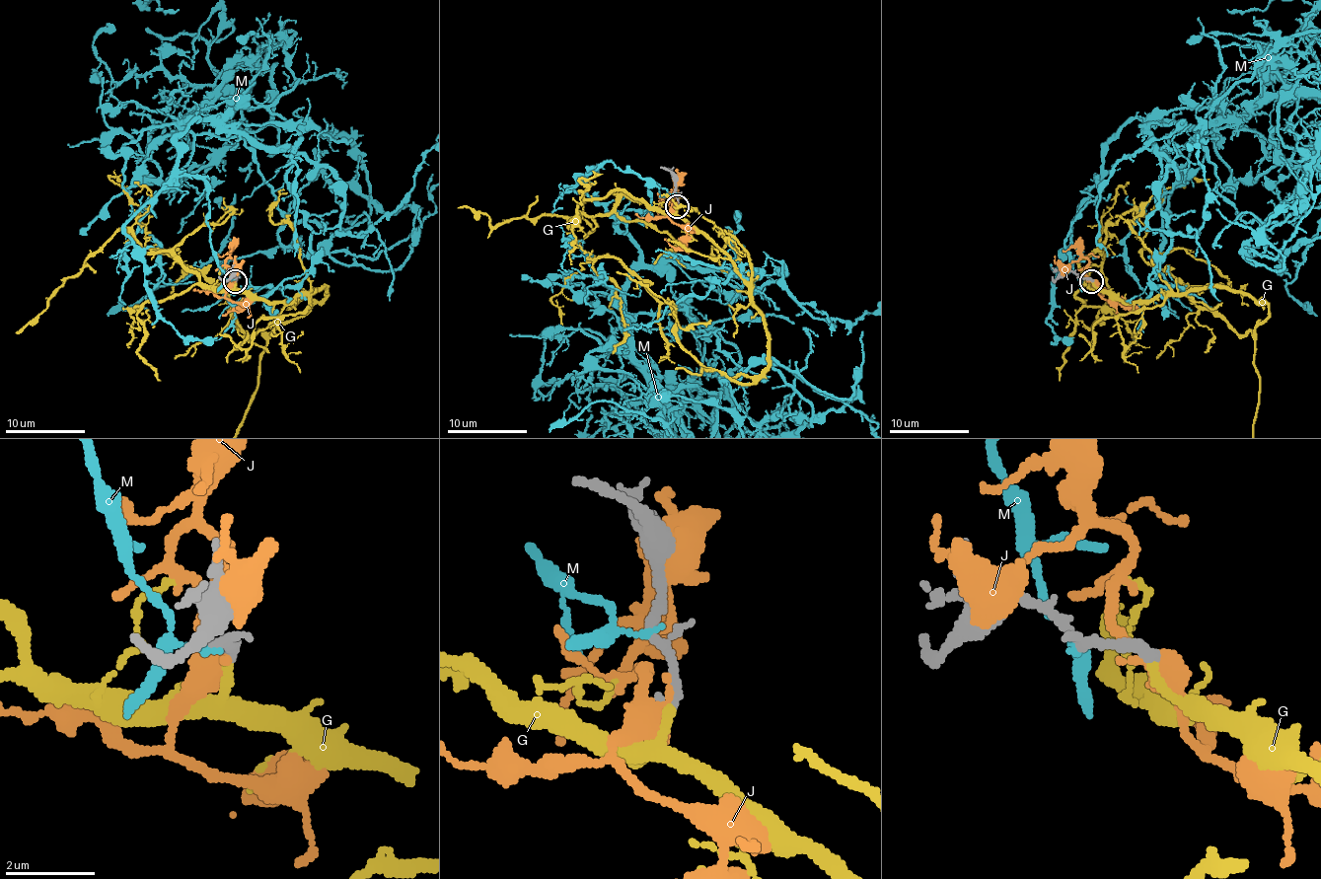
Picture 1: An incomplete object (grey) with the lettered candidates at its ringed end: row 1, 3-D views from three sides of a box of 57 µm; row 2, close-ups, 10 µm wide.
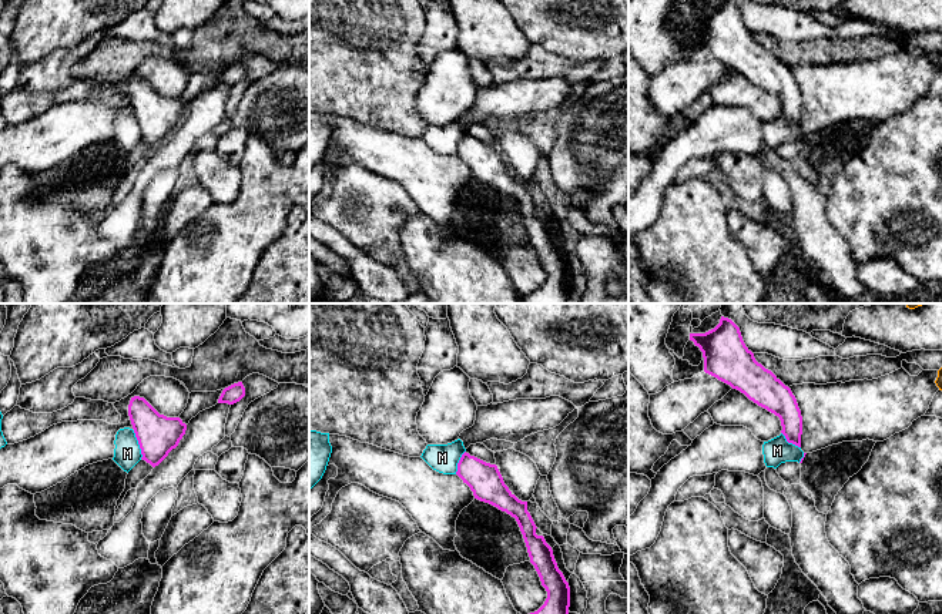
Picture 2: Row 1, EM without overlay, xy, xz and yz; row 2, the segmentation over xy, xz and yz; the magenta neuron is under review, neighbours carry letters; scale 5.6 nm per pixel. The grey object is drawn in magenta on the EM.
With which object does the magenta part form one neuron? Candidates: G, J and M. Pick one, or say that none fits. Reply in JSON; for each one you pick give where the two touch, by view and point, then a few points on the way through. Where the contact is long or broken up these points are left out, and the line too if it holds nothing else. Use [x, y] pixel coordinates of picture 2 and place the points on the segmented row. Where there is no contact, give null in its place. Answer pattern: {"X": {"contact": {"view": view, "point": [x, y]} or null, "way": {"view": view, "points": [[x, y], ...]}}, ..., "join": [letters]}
{"G": {"contact": null}, "join": ["G"]}

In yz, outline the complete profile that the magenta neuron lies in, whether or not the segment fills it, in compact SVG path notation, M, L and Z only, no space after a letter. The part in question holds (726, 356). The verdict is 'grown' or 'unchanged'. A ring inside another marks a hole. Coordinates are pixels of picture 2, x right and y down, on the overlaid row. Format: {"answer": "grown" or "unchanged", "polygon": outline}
{"answer": "unchanged", "polygon": "M728 318L705 333L690 333L700 348L704 372L744 393L780 417L788 443L801 447L802 416L791 389L765 369L745 346L740 328Z"}

